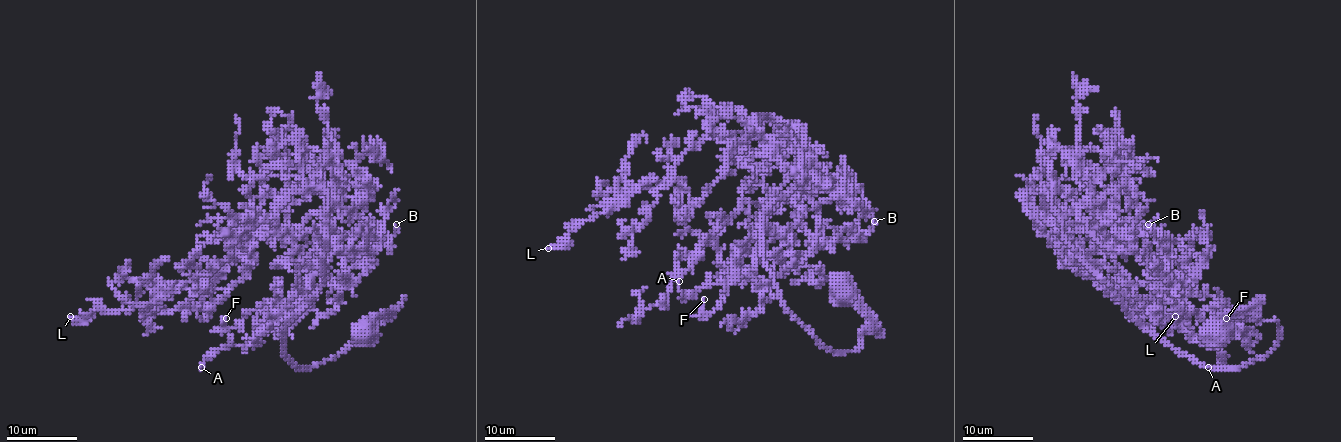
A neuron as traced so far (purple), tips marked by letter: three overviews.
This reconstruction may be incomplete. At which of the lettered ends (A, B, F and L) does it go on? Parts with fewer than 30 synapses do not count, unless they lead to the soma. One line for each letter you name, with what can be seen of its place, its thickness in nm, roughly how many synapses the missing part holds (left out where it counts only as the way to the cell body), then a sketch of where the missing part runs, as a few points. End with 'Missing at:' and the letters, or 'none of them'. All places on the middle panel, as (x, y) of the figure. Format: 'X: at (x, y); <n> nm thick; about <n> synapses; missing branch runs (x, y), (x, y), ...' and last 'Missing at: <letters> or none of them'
Missing at: none of them

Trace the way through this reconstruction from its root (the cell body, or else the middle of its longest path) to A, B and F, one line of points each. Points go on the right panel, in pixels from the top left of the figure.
A: (1214, 332), (1252, 313), (1279, 339), (1237, 367), (1178, 353), (1093, 268), (1100, 242), (1208, 367)
B: (1214, 332), (1252, 313), (1279, 339), (1242, 366), (1203, 366), (1093, 268), (1118, 237), (1178, 291), (1148, 224)
F: (1214, 332), (1252, 313), (1279, 339), (1237, 367), (1178, 353), (1093, 268), (1100, 242), (1226, 318)

